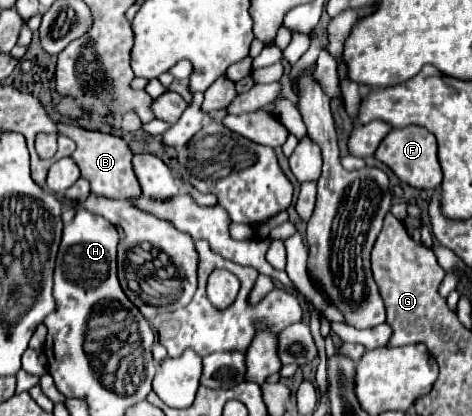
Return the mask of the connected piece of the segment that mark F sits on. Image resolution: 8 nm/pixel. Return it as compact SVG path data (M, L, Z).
M407 125L401 129L391 129L387 133L387 137L381 141L381 145L377 147L375 159L379 159L381 163L385 163L403 183L417 187L417 189L435 189L441 179L441 165L437 161L437 141L435 135L431 131L427 131L425 127L419 125Z

